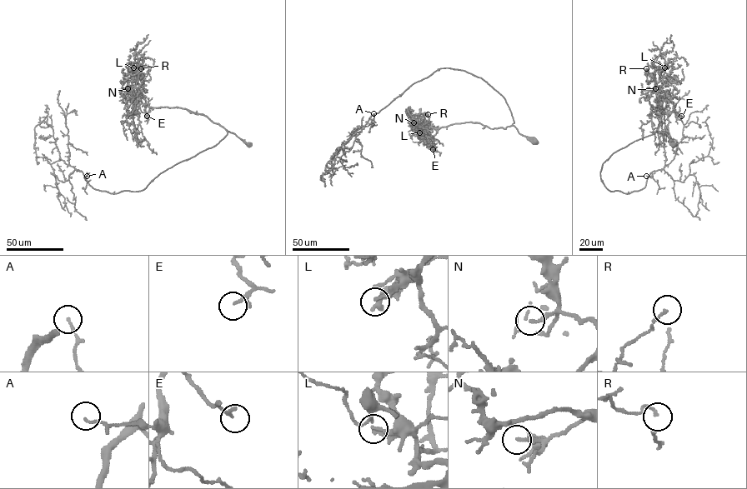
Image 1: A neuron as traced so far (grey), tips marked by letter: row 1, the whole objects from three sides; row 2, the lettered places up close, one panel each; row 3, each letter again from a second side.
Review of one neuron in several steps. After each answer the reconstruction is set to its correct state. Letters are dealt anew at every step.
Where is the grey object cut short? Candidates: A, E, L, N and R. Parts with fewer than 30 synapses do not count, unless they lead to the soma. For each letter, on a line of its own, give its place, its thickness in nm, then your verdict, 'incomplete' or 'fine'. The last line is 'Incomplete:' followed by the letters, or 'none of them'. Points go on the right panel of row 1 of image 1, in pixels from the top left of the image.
A: at (646, 176); 110 nm thick; fine
E: at (681, 116); 160 nm thick; fine
L: at (664, 67); 150 nm thick; fine
N: at (655, 88); 190 nm thick; fine
R: at (646, 68); 120 nm thick; fine
Incomplete: none of them

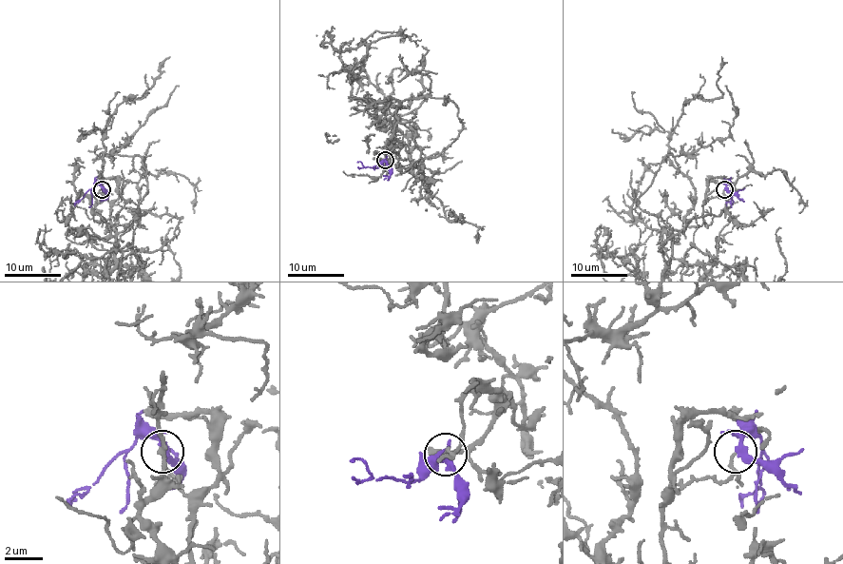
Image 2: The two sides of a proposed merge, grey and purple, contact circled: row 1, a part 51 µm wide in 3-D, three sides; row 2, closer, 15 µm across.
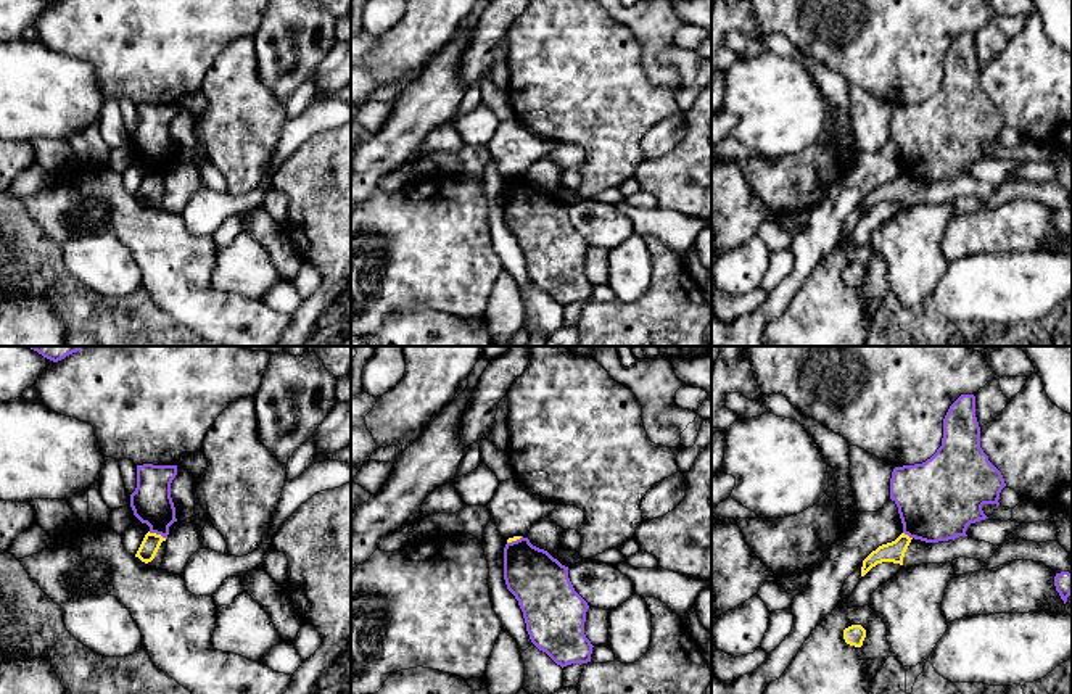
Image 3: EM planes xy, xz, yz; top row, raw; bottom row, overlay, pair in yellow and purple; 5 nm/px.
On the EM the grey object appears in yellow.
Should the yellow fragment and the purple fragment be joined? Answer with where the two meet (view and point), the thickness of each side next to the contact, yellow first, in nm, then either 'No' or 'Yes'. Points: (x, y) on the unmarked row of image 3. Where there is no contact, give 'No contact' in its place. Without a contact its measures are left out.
Touches yellow at xy (158, 174). Thickness 90 nm (yellow) against 200 nm. No

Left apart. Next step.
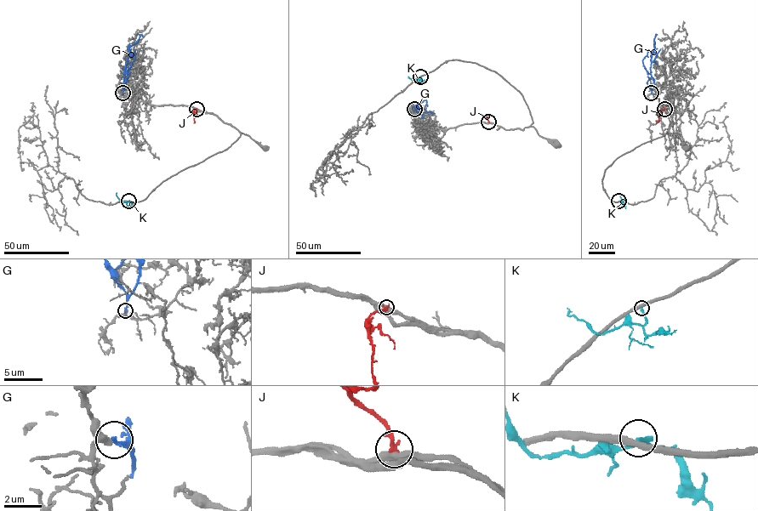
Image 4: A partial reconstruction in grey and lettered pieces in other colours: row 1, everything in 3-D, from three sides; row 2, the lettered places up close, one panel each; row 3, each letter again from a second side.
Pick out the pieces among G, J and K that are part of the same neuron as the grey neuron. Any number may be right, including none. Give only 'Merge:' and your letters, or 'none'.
Merge: none

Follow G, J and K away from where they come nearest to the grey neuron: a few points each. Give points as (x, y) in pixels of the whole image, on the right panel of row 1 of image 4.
G: (651, 93), (653, 81), (650, 74), (651, 55), (658, 35)
J: (664, 109), (660, 110), (657, 123)
K: (618, 201), (623, 202), (619, 192)

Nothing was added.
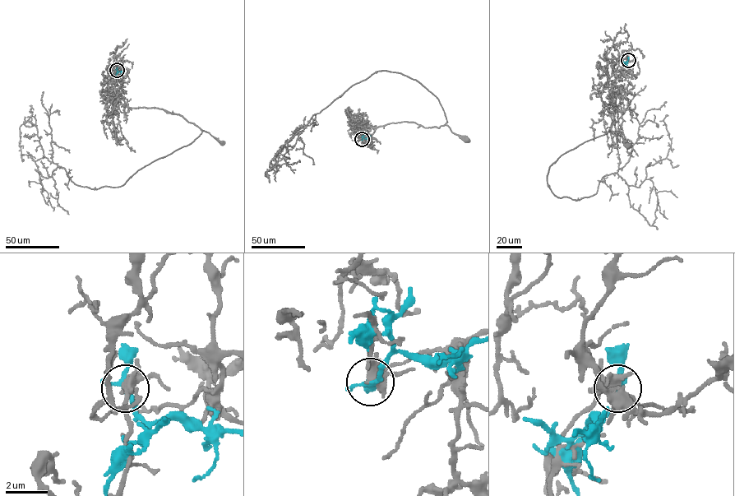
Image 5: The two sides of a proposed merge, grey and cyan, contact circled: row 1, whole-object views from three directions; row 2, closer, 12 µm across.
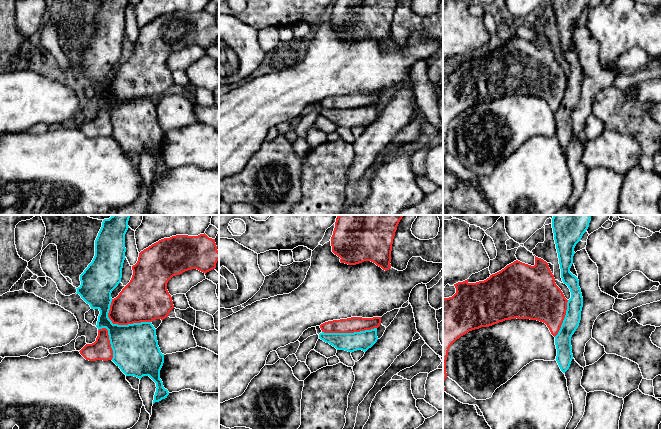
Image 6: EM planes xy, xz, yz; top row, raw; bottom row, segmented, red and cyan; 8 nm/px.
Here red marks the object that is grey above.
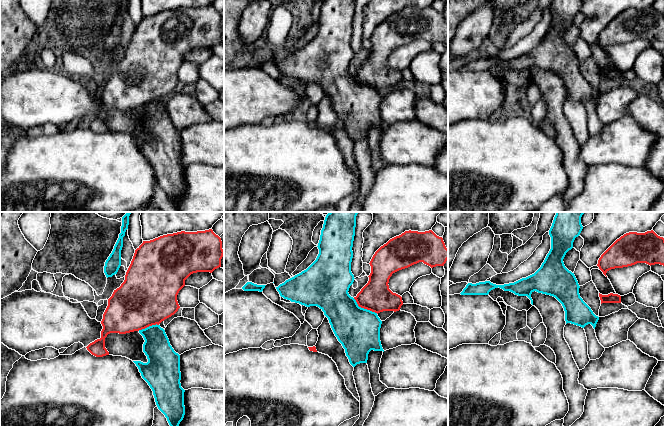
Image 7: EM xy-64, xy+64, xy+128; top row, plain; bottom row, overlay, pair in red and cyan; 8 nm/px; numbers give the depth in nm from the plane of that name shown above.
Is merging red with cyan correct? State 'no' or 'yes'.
no

